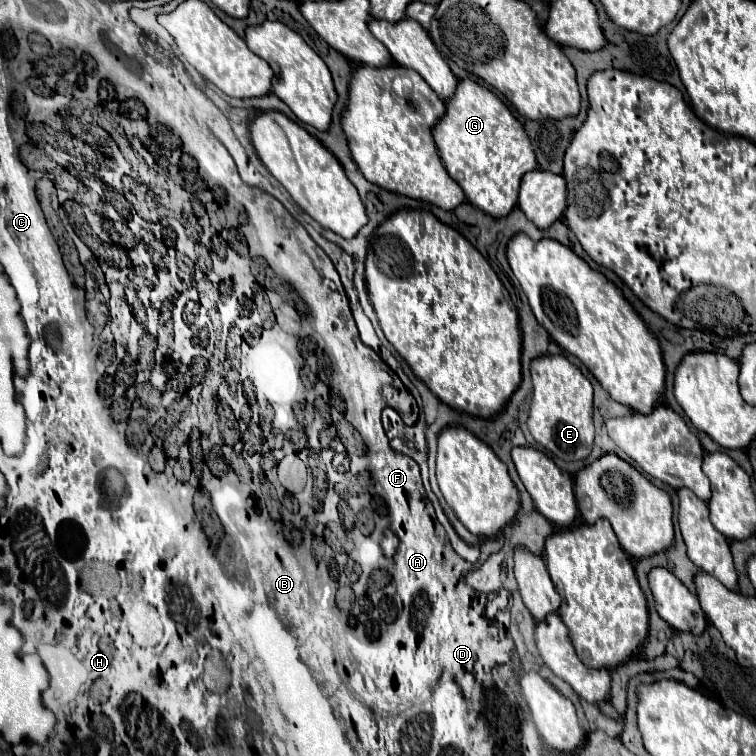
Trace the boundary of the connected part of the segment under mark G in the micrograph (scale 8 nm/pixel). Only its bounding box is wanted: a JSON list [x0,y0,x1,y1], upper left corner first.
[434,79,538,217]

